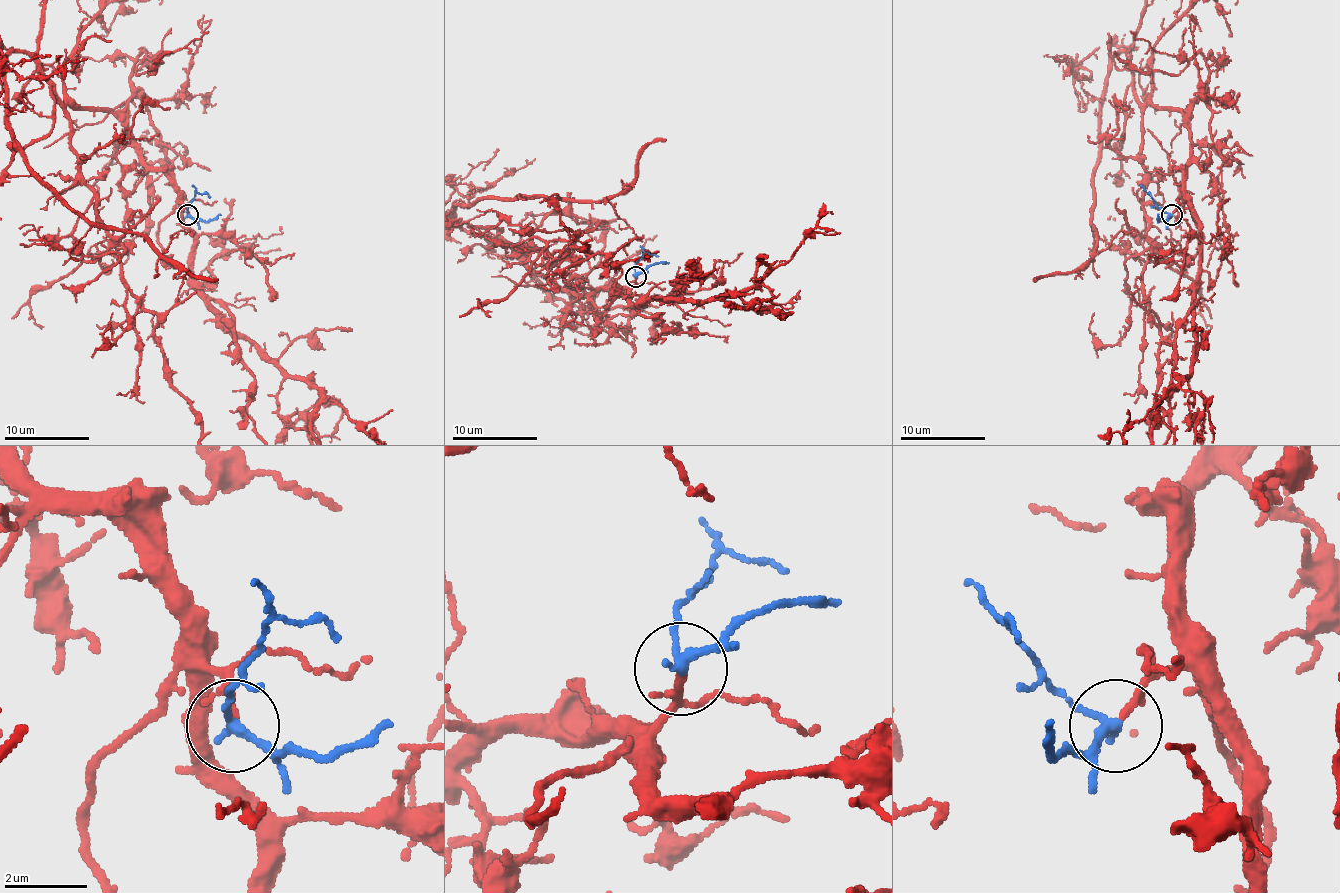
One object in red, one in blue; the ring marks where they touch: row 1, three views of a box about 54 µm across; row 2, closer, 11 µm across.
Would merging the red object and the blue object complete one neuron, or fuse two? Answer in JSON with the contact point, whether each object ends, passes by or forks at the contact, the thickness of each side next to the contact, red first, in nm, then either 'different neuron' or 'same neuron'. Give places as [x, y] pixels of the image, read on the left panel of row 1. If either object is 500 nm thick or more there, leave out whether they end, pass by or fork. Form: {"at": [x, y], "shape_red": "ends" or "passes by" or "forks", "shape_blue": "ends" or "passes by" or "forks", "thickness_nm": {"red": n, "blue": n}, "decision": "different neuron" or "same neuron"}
{"at": [188, 215], "shape_red": "passes by", "shape_blue": "passes by", "thickness_nm": {"red": 130, "blue": 220}, "decision": "same neuron"}

